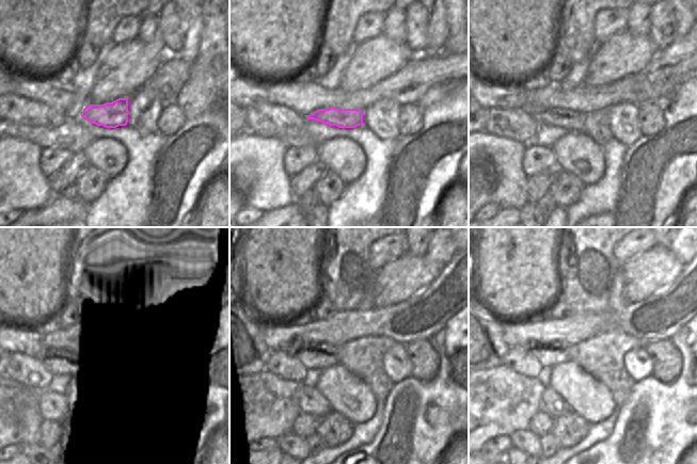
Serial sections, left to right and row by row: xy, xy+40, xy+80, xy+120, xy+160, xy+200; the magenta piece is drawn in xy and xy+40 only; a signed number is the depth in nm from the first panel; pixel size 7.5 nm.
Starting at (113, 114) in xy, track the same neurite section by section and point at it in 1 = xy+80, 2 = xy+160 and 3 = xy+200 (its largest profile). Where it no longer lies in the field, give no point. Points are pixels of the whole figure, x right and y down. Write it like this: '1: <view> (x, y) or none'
1: xy+80 (572, 121)
2: xy+160 (315, 356)
3: xy+200 (549, 355)

